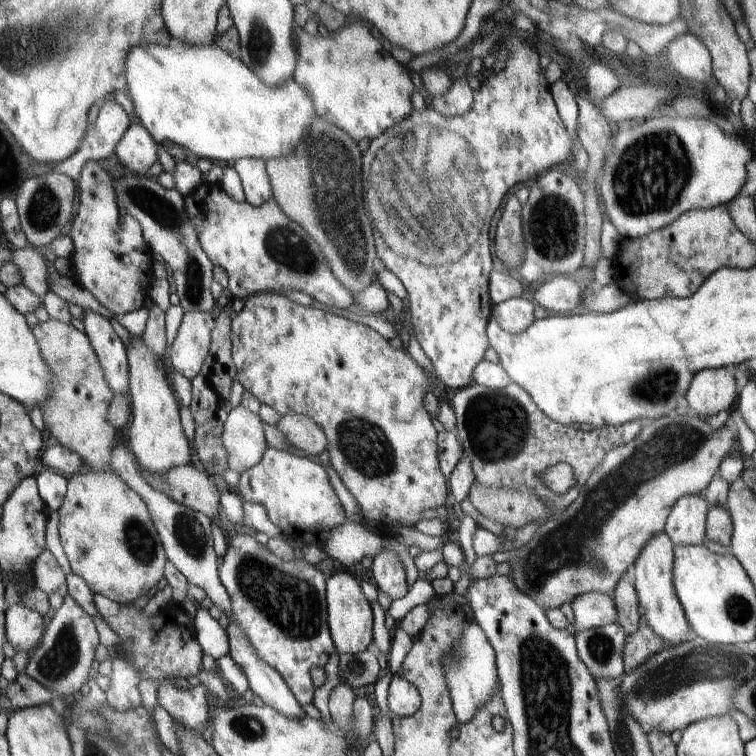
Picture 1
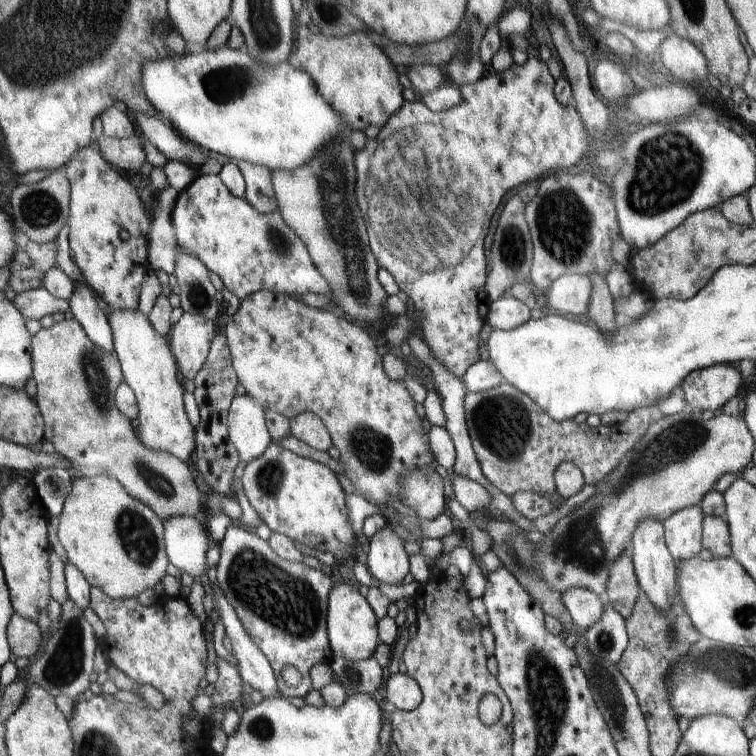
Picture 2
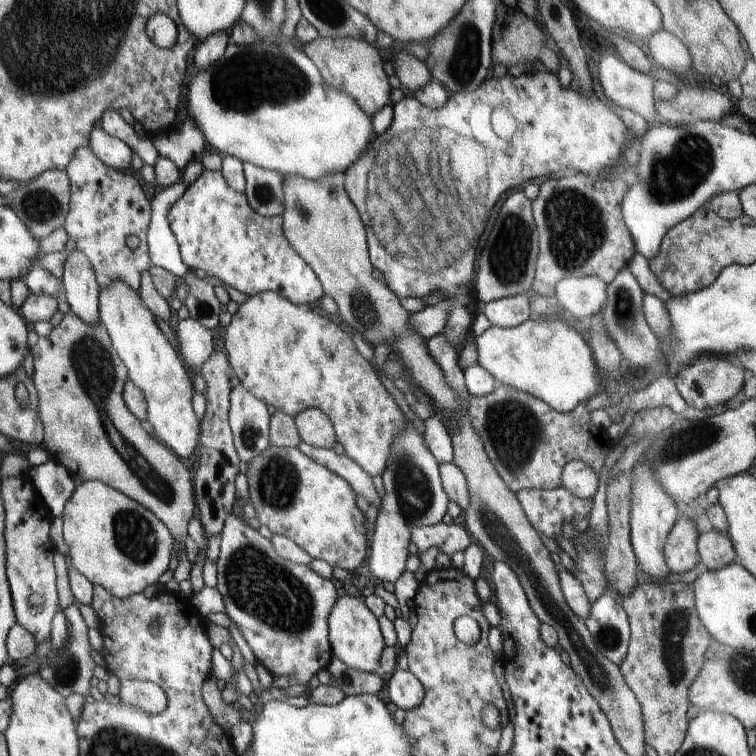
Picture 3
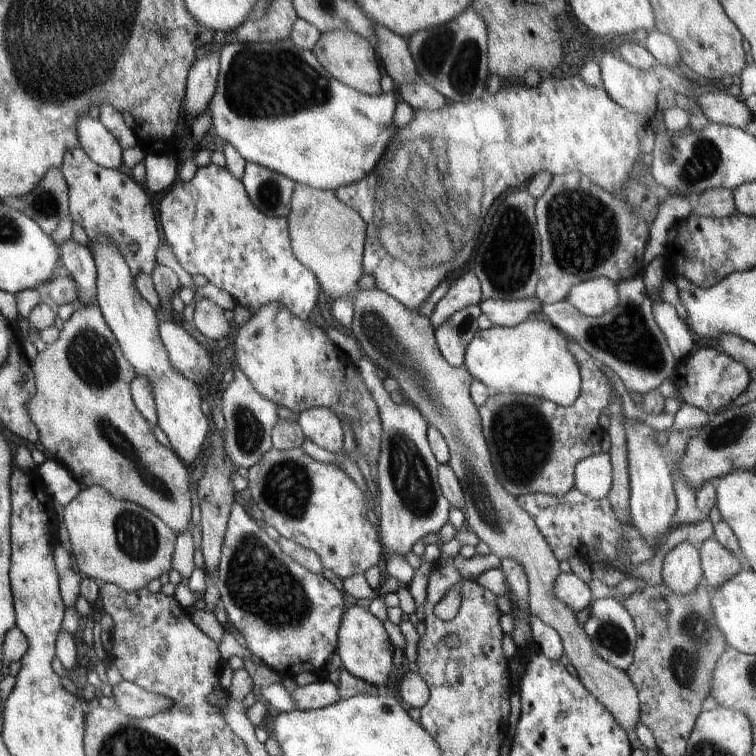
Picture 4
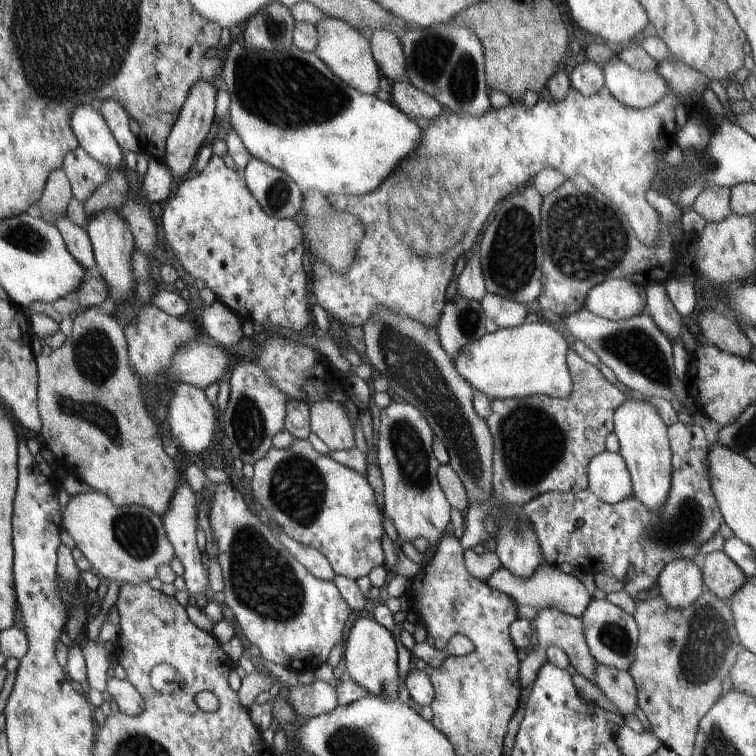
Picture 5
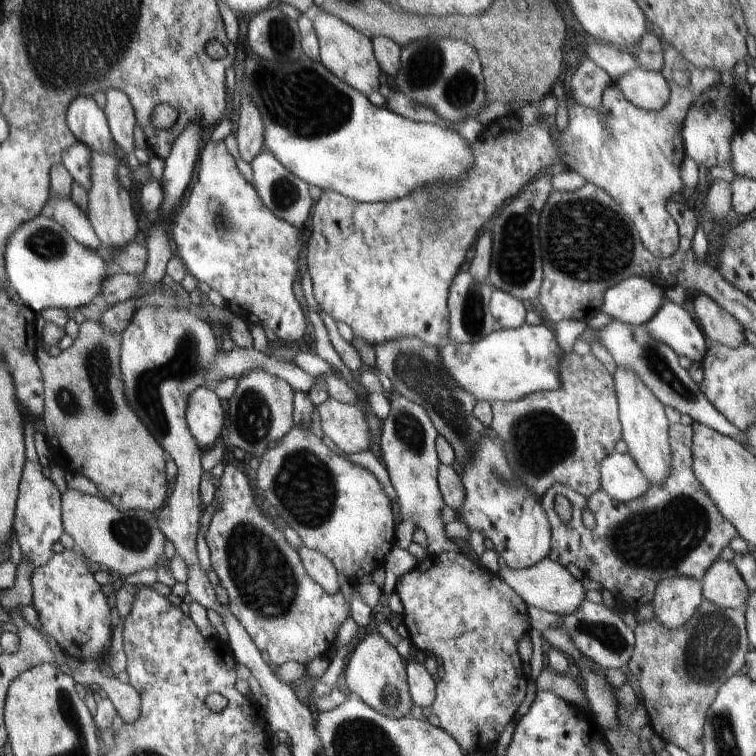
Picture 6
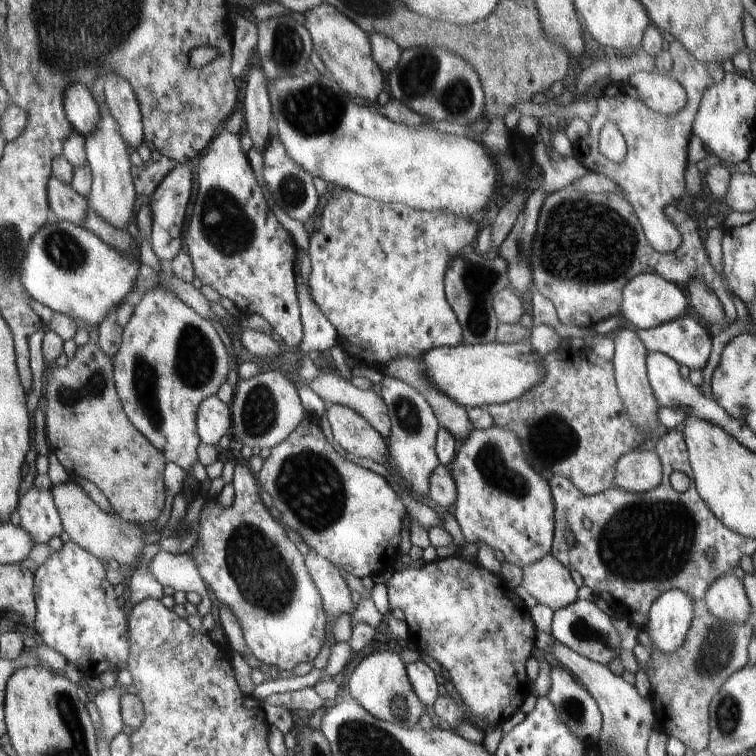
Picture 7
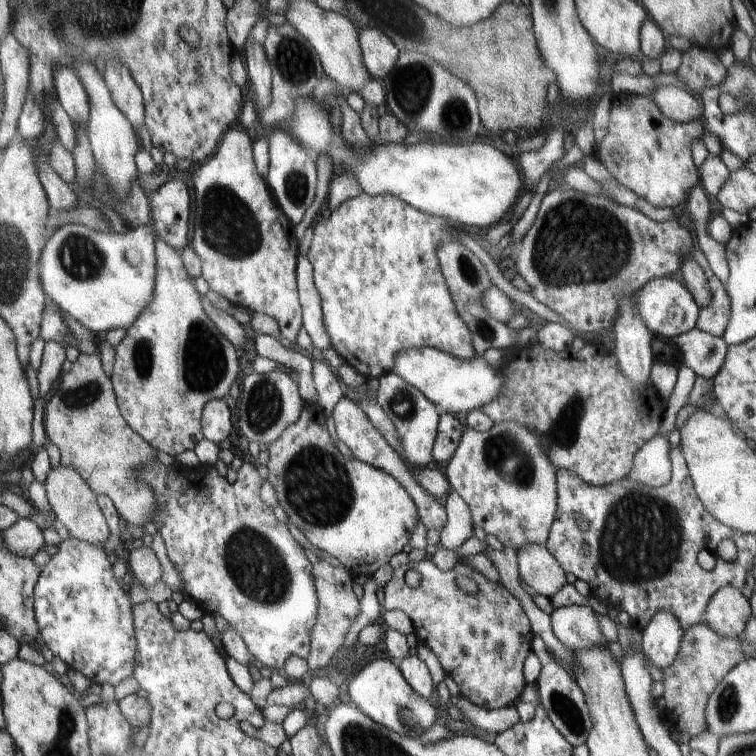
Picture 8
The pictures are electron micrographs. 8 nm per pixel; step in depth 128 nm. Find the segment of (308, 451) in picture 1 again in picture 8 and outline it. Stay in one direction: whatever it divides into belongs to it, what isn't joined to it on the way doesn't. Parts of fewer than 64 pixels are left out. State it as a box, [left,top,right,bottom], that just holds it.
[332,397,447,532]

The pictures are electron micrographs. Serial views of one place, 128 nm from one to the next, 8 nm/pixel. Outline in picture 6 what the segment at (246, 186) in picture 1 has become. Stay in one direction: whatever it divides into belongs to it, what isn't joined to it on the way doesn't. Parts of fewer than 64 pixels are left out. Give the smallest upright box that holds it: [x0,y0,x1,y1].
[248,148,314,232]

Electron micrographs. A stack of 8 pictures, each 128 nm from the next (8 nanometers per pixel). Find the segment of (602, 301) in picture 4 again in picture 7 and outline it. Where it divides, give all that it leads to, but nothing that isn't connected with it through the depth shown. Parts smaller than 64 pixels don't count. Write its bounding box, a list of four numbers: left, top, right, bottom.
[620,273,691,330]

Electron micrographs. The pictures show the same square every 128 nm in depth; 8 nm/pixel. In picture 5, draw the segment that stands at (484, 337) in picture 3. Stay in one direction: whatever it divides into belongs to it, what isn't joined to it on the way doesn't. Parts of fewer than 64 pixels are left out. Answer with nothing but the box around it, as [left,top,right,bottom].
[452,322,572,400]

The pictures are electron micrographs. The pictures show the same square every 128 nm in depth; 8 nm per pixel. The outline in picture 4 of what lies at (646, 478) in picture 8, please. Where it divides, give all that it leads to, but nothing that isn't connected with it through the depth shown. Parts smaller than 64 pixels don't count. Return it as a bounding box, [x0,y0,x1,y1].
[574,453,612,500]

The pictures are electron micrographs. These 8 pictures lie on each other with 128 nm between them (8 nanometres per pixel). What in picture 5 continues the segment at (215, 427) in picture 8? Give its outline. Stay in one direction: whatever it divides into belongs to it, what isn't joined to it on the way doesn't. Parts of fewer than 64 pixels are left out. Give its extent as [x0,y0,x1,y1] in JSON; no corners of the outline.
[168,383,215,455]

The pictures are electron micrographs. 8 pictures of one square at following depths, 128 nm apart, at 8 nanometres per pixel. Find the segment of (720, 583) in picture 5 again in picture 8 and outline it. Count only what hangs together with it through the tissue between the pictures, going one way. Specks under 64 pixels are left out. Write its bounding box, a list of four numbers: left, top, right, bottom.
[704,586,752,638]

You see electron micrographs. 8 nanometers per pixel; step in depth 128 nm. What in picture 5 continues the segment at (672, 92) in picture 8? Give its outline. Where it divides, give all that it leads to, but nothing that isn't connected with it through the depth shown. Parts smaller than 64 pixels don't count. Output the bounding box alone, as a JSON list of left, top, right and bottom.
[601,58,670,108]

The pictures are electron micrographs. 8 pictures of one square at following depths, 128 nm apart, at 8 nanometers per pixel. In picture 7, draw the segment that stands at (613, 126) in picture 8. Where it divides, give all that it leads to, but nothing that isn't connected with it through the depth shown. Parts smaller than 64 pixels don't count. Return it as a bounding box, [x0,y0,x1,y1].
[573,41,725,253]

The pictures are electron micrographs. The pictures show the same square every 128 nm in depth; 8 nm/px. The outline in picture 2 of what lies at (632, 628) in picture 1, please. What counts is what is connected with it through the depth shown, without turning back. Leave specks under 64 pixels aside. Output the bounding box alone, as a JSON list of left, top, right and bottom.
[605,549,640,620]

